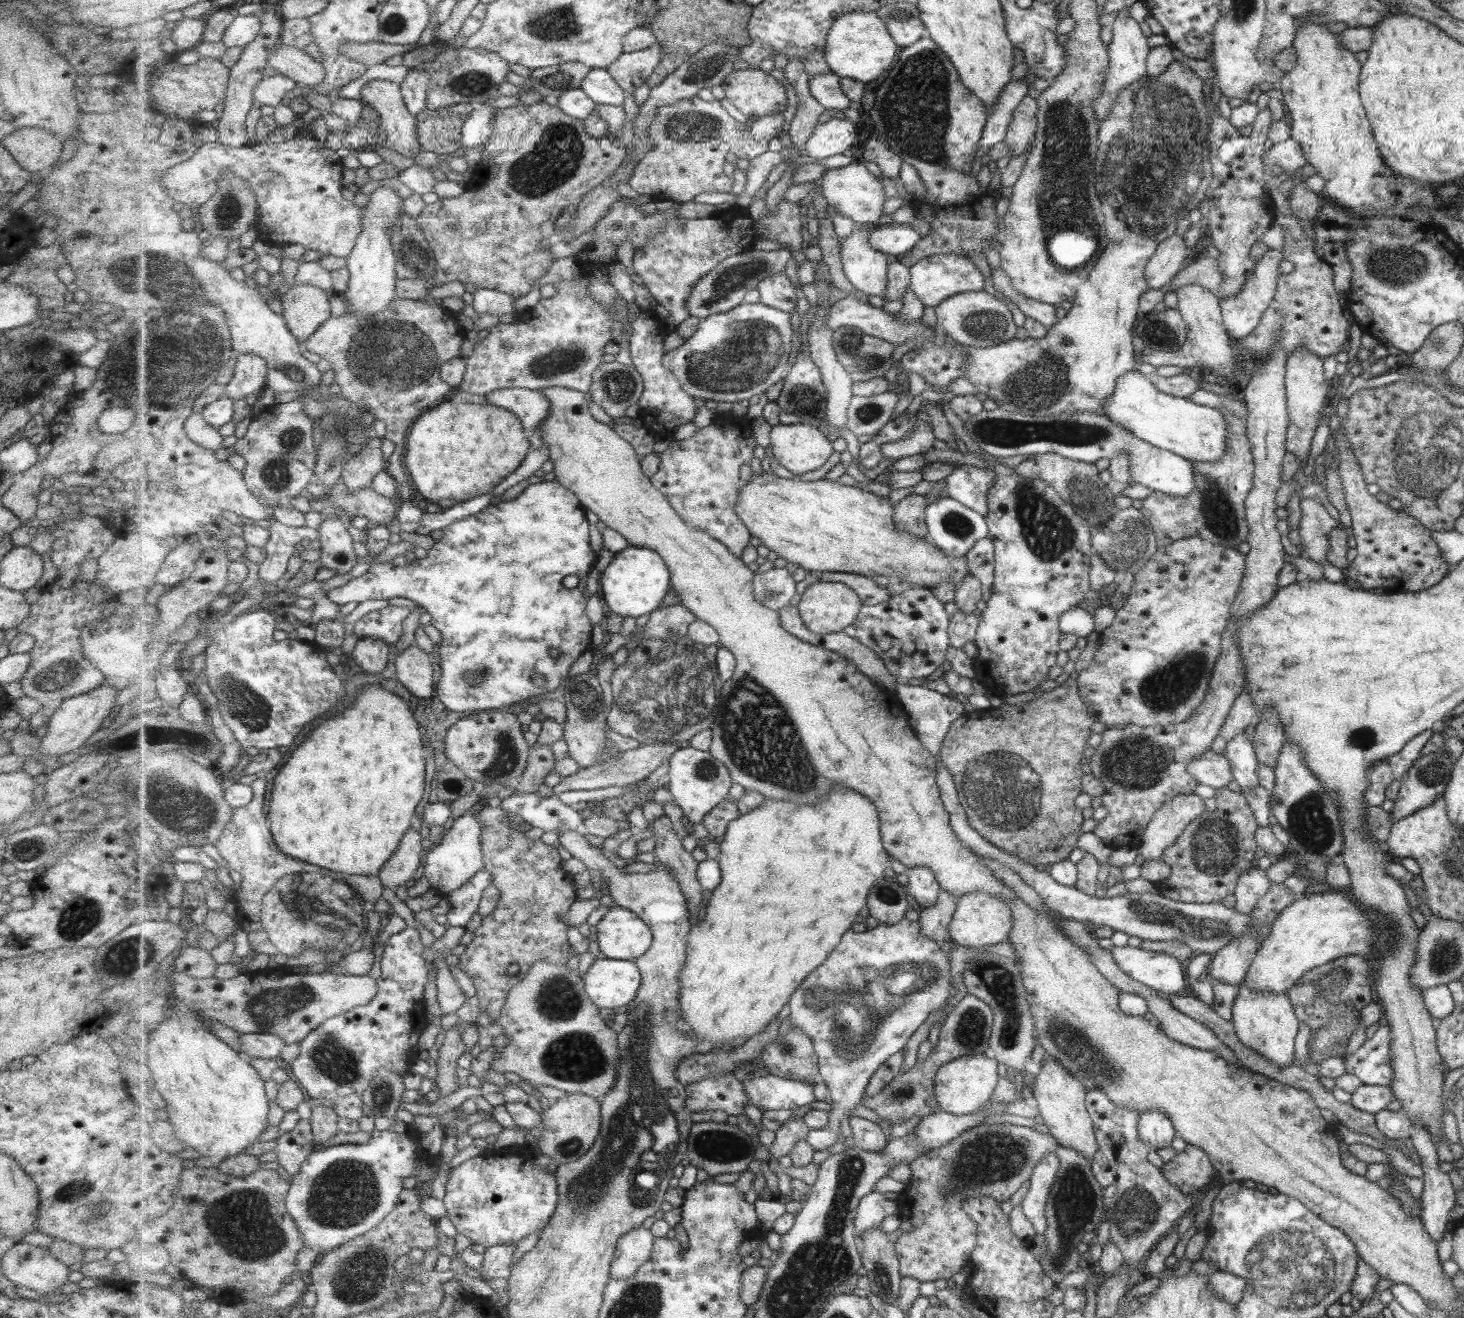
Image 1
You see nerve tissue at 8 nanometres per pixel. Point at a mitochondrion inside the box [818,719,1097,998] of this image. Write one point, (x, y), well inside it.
(1001, 789)

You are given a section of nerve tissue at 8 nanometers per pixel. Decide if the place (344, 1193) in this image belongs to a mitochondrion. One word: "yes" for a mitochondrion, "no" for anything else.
yes

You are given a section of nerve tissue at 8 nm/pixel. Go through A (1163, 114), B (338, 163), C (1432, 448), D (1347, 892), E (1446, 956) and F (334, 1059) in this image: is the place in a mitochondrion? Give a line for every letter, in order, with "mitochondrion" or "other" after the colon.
A: mitochondrion
B: other
C: mitochondrion
D: other
E: mitochondrion
F: mitochondrion

